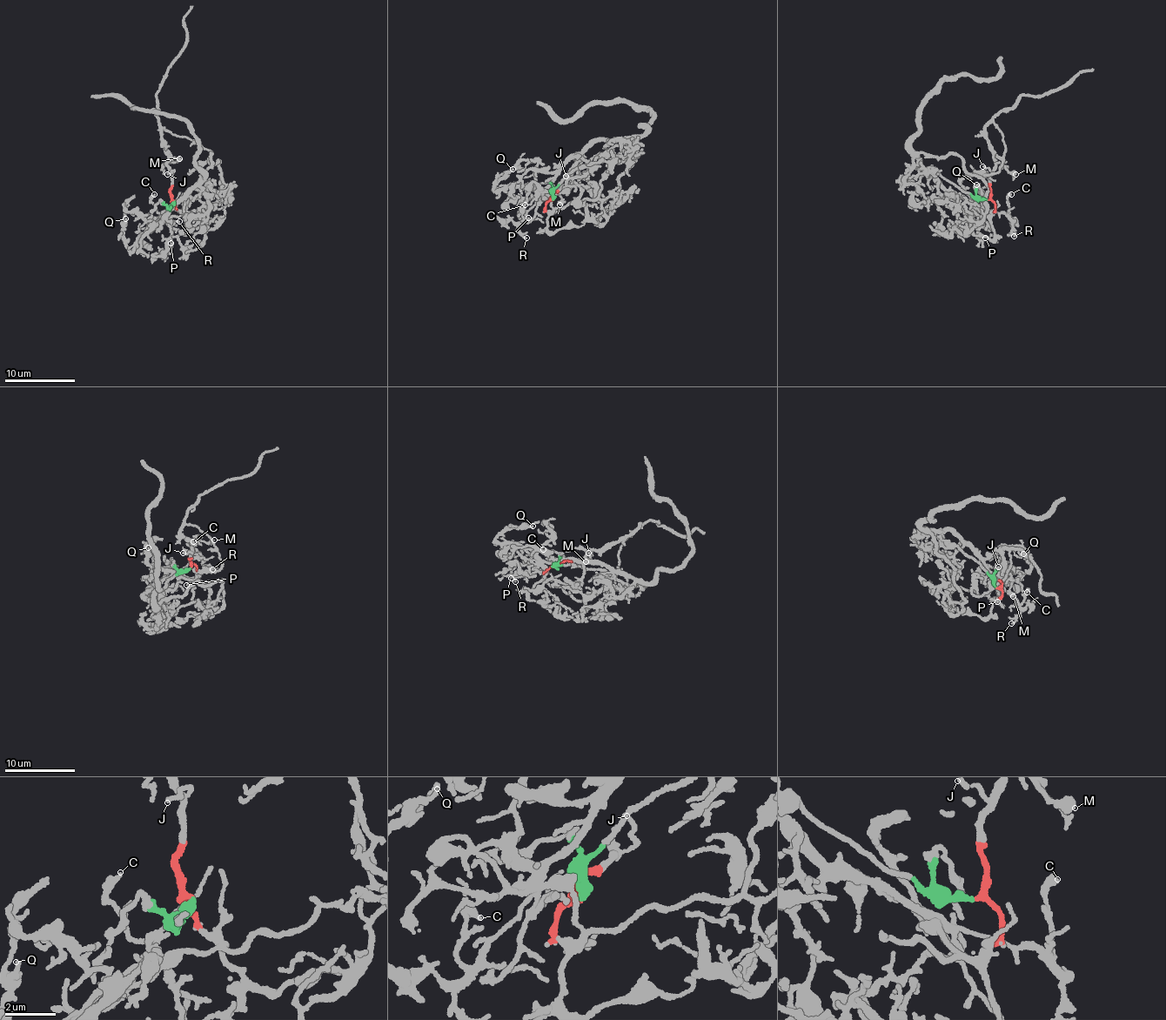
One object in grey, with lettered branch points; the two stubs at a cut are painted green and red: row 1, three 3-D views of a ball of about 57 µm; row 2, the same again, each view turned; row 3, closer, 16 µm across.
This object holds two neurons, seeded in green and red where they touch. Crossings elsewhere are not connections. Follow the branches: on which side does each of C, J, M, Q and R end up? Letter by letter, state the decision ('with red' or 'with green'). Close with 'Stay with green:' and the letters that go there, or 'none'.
C: with green
J: with red
M: with red
Q: with green
R: with green
Stay with green: C, Q, R

